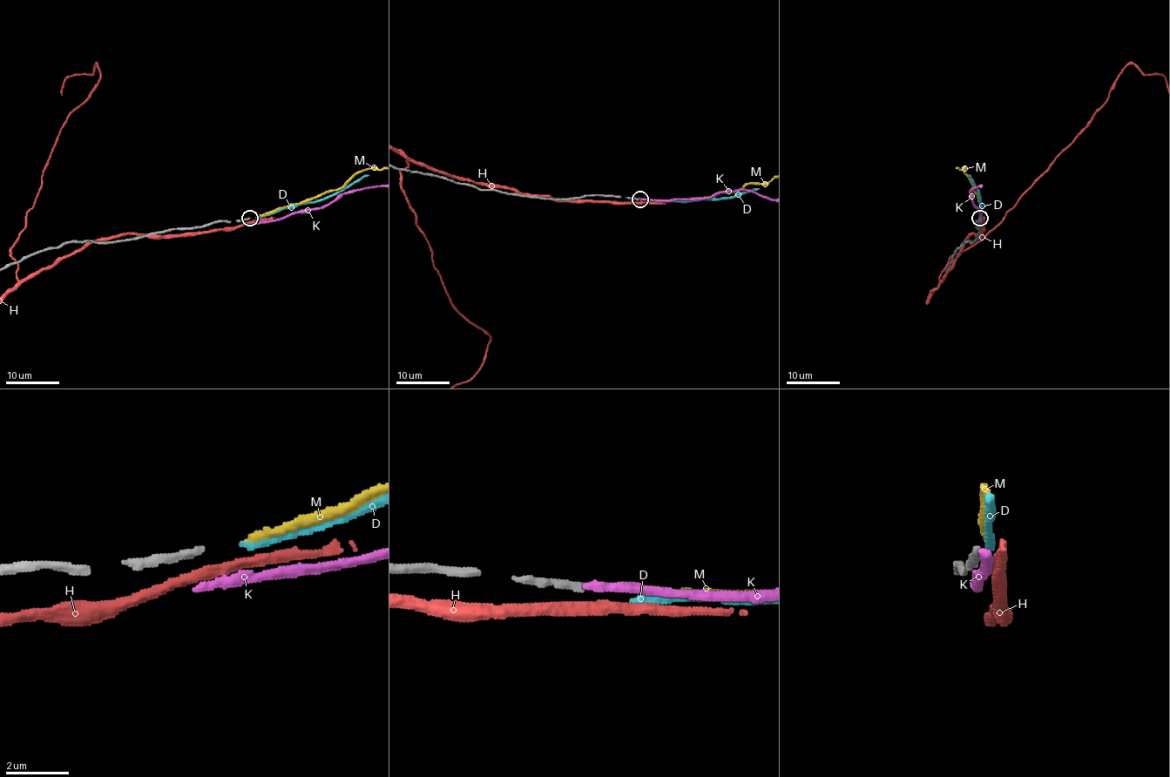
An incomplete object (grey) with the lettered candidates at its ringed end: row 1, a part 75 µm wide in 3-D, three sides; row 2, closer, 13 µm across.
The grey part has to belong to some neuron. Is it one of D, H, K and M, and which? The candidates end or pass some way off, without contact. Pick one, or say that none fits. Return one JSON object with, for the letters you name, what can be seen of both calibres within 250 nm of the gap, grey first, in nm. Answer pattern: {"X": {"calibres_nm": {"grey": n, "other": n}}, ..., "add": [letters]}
{"M": {"calibres_nm": {"grey": 220, "other": 190}}, "add": ["M"]}

